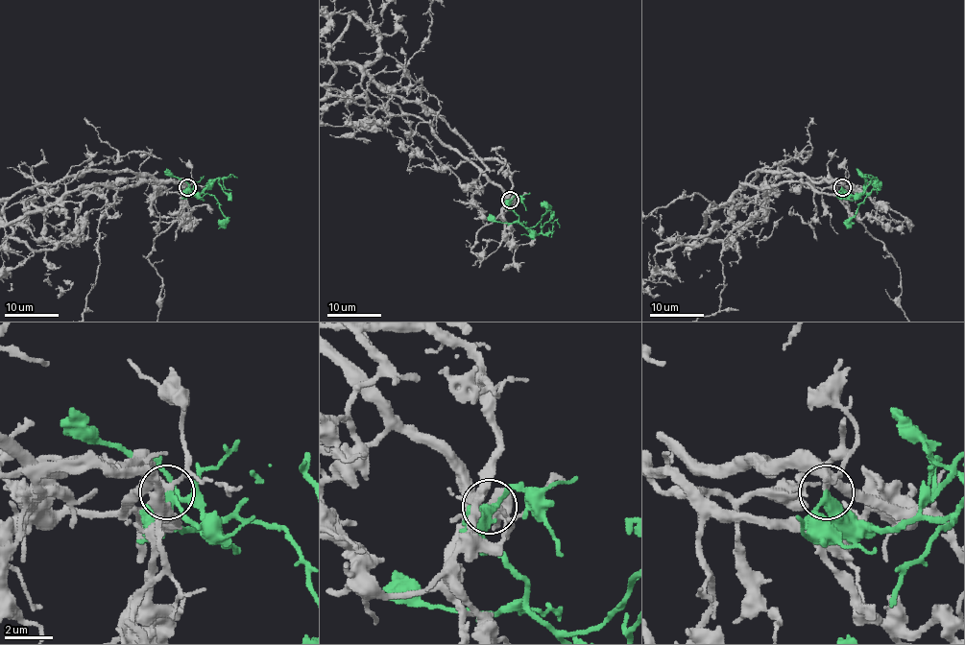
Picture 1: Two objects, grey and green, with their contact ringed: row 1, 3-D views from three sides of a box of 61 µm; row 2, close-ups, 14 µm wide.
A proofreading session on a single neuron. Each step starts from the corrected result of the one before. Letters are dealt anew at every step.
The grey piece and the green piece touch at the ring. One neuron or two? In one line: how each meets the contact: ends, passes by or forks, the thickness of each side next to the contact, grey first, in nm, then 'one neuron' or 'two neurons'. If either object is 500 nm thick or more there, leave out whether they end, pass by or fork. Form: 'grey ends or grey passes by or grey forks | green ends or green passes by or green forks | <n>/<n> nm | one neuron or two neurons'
grey forks | green passes by | 200/360 nm | one neuron

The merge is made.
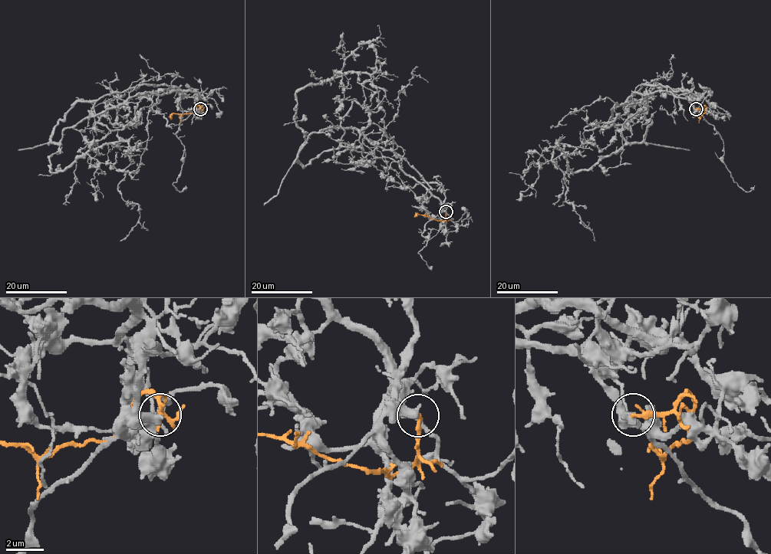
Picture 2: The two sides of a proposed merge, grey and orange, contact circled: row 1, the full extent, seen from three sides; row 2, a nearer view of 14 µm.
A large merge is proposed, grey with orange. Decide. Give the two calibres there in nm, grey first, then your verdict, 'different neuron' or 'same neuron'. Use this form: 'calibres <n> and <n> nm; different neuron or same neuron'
calibres 480 and 240 nm; different neuron

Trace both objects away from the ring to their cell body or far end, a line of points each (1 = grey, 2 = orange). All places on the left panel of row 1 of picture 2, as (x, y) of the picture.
1: (200, 109), (196, 92), (137, 94), (62, 132), (51, 172), (129, 145), (118, 191), (140, 220), (120, 241)
2: (200, 109), (198, 105), (192, 113), (172, 113), (171, 119)

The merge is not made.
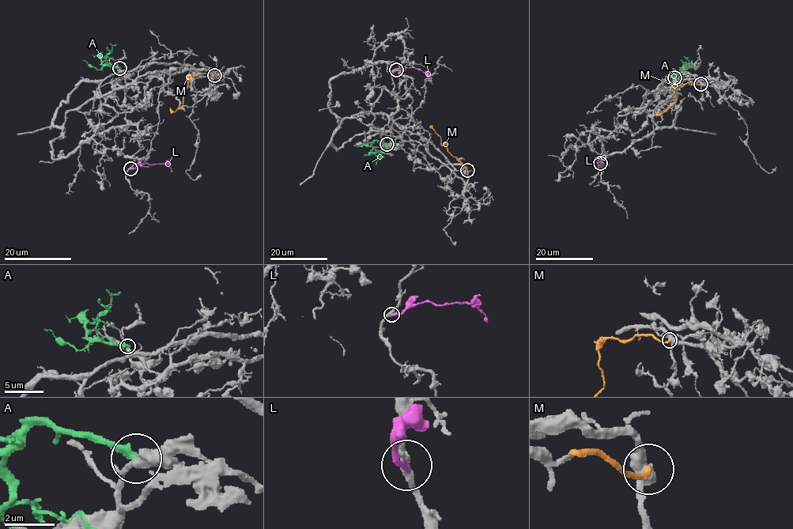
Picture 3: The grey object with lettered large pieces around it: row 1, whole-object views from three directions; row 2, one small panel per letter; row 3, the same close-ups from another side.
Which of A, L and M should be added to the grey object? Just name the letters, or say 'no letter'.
no letter

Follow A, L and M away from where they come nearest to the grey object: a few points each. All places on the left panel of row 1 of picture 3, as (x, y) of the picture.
A: (119, 67), (102, 63), (101, 59), (111, 51), (110, 43)
L: (130, 168), (144, 164), (166, 164), (172, 171)
M: (214, 75), (190, 74), (183, 96), (183, 104), (175, 111), (170, 107)

